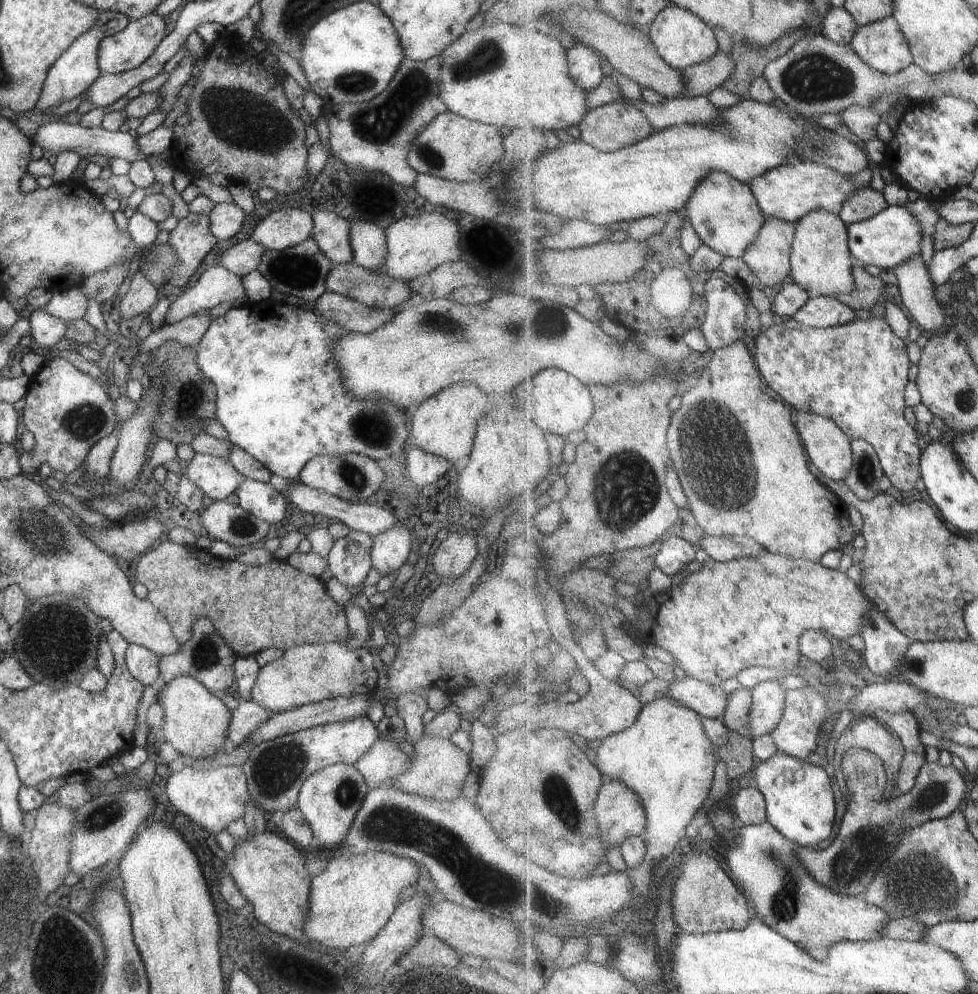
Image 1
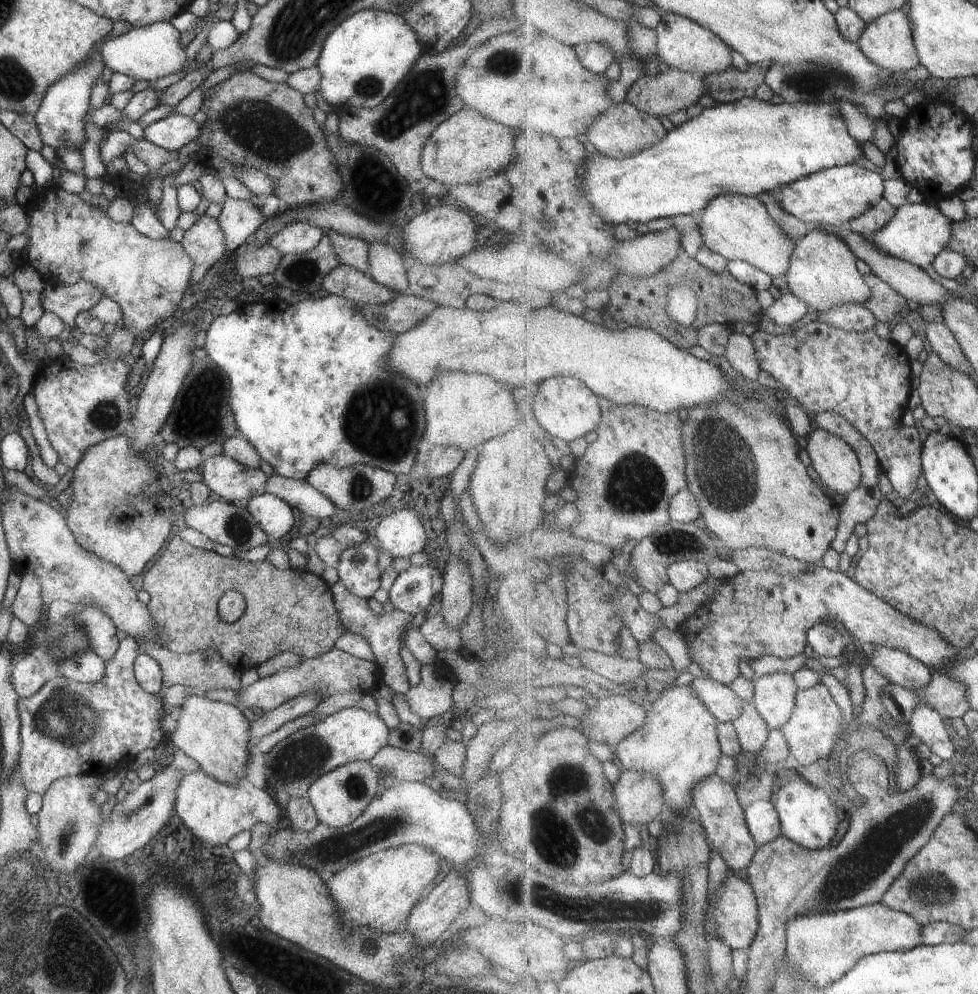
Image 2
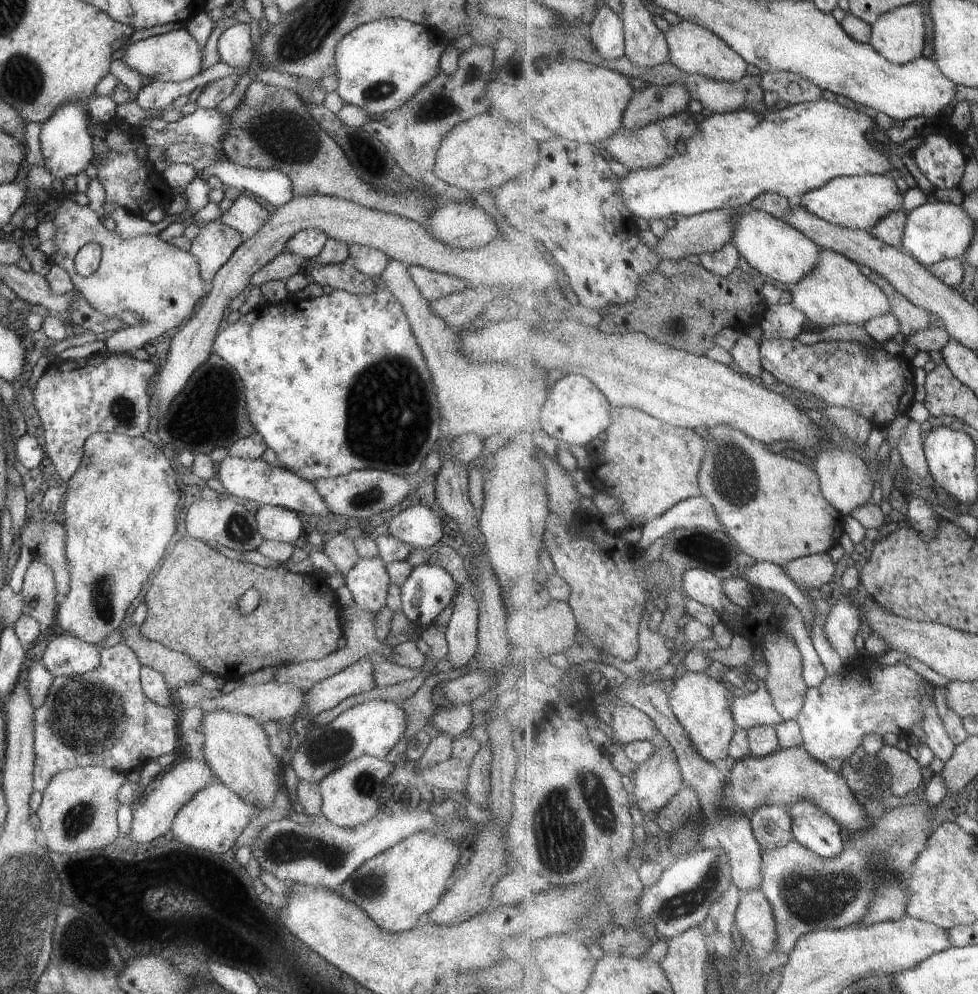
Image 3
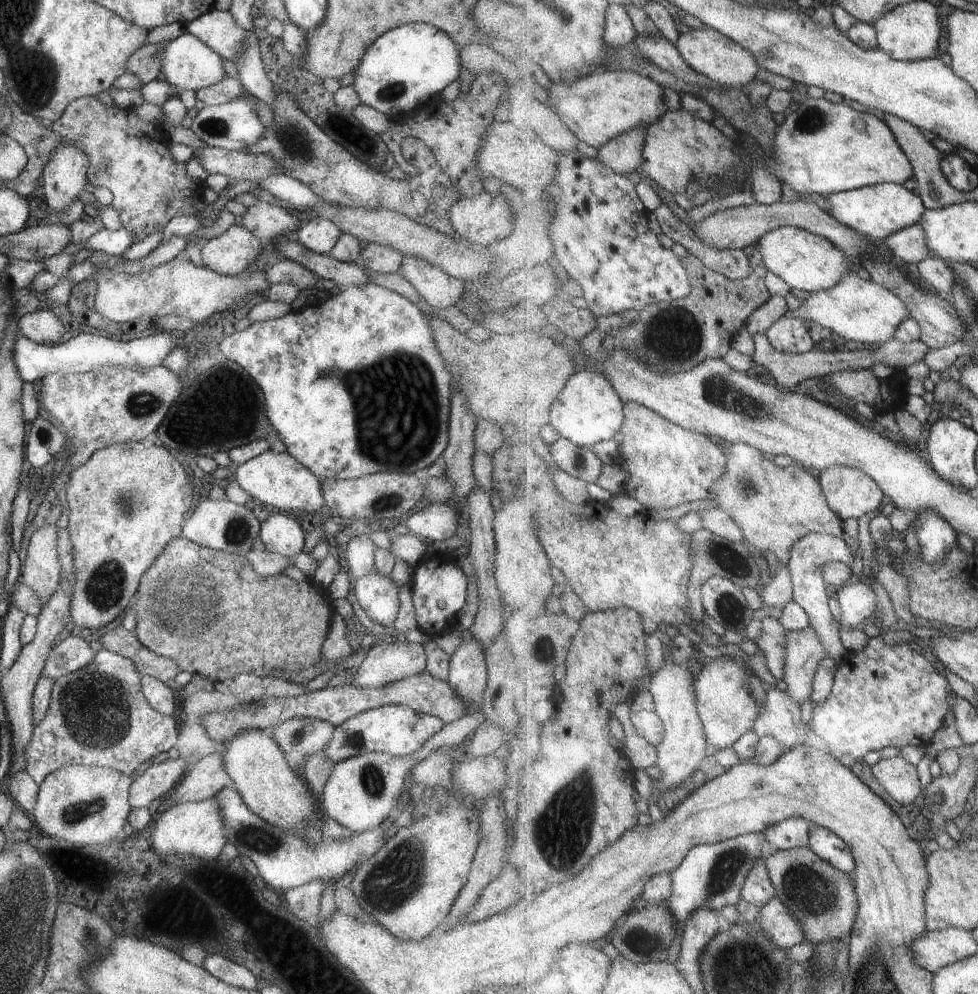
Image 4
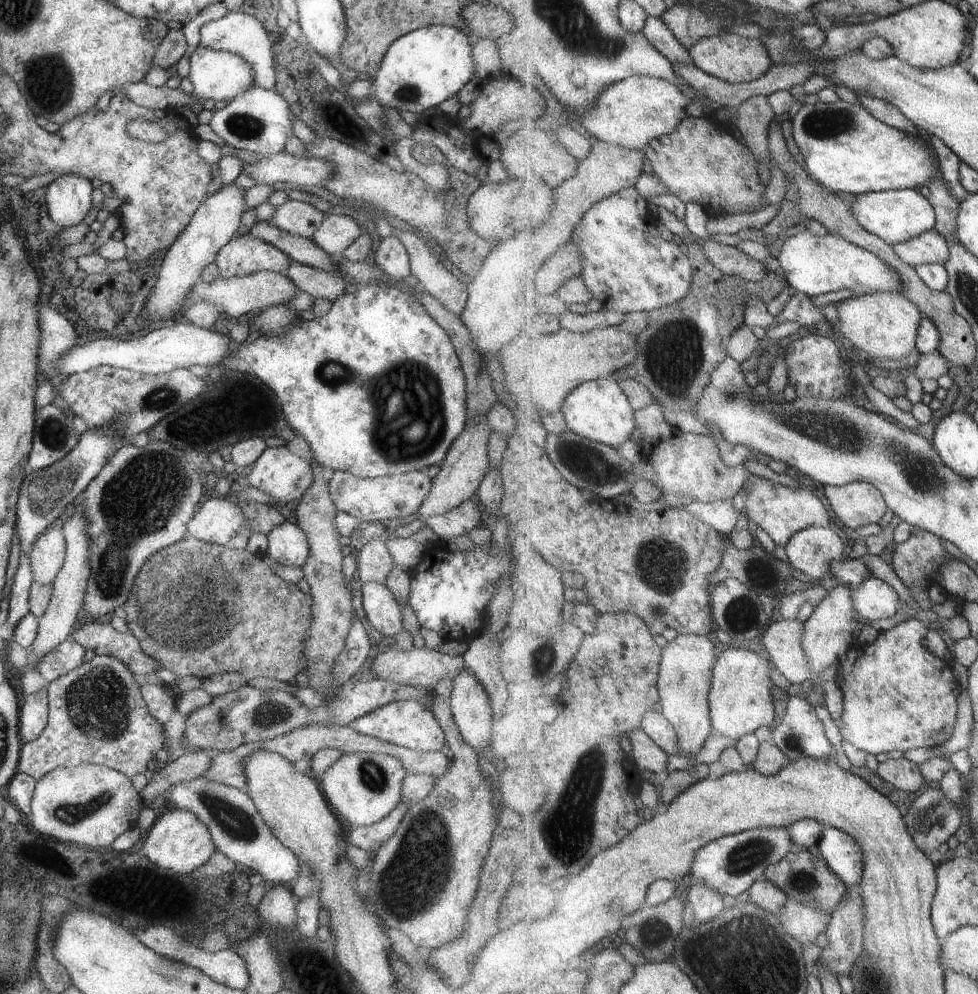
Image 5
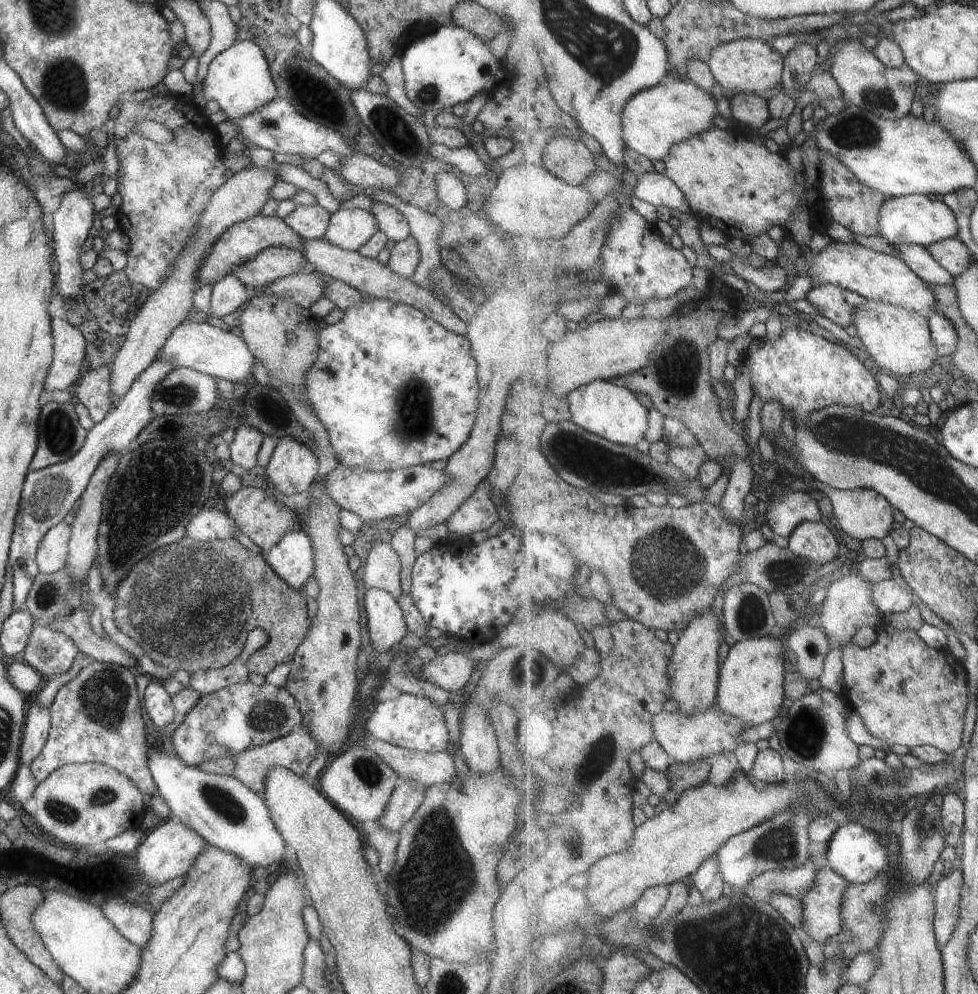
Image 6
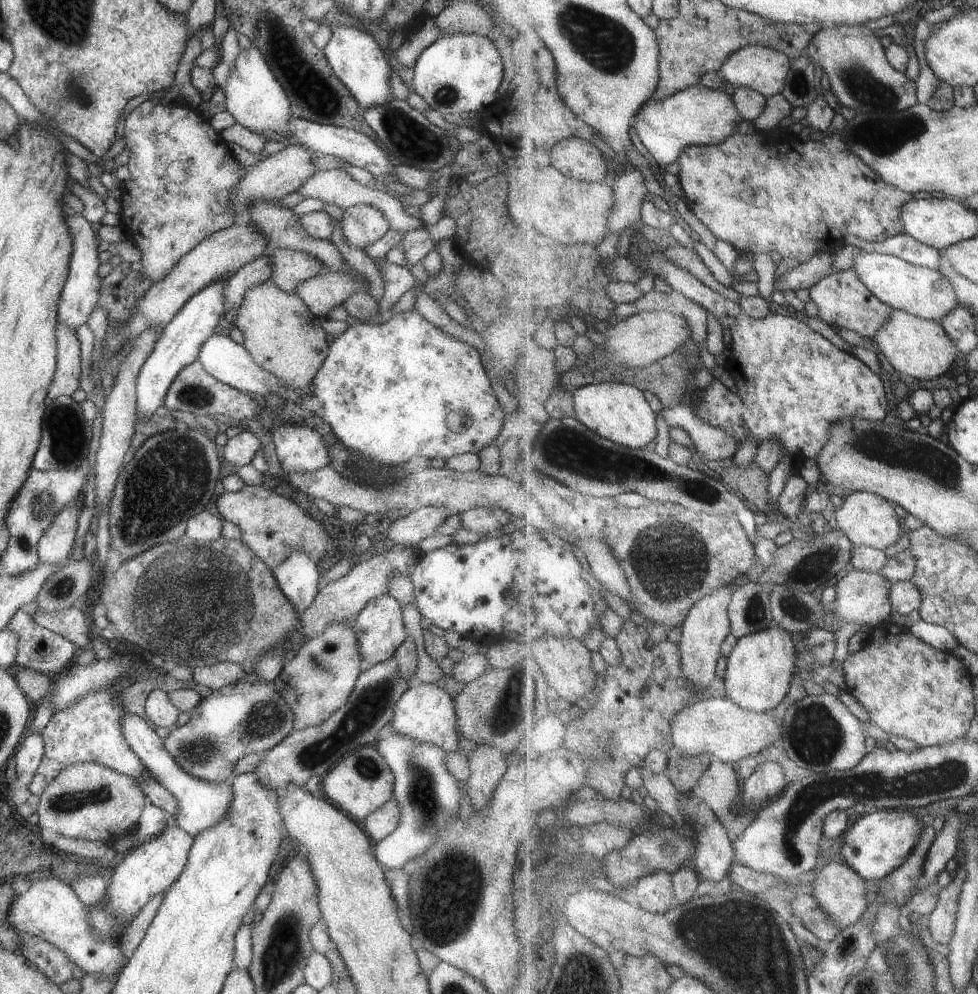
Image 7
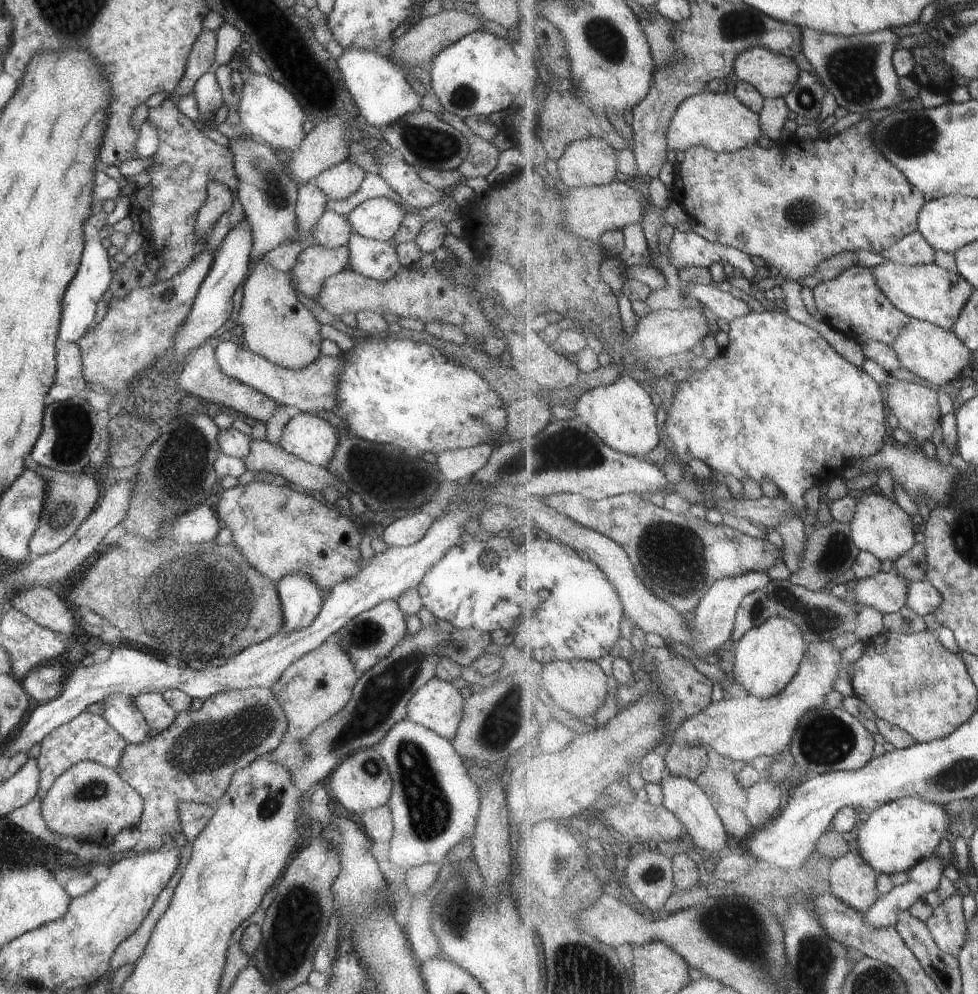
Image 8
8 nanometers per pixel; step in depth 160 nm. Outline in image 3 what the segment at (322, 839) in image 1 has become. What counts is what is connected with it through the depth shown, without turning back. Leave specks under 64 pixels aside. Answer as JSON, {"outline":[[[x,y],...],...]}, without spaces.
{"outline":[[[359,756],[340,768],[327,774],[317,784],[321,796],[320,815],[330,824],[340,828],[354,828],[357,824],[367,822],[381,808],[383,778],[392,772],[394,764],[373,756]]]}

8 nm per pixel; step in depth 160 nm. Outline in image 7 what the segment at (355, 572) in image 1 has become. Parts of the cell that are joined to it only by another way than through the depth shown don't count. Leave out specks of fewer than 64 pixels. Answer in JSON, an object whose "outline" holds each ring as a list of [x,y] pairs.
{"outline":[[[383,594],[371,599],[353,618],[350,627],[354,632],[358,655],[361,660],[363,659],[371,665],[387,660],[399,644],[407,638],[407,630],[403,627],[403,621],[401,621],[402,609],[392,596]]]}

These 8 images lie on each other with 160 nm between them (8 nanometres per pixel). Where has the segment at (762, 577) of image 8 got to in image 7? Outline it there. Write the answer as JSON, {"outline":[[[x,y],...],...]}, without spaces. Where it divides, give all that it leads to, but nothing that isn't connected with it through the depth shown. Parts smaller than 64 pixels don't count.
{"outline":[[[737,583],[725,585],[718,591],[713,591],[709,596],[705,596],[688,614],[688,618],[682,627],[682,635],[679,641],[681,647],[682,659],[684,660],[684,669],[688,677],[702,690],[710,688],[715,682],[715,670],[717,662],[721,656],[721,646],[725,638],[732,634],[732,622],[729,618],[729,607],[732,604],[732,596],[736,594],[739,588]]]}

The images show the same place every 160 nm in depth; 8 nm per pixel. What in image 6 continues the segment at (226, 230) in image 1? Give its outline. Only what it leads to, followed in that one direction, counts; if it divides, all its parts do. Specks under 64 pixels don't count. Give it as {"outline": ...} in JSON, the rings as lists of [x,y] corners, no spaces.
{"outline":[[[314,204],[313,206],[295,206],[283,223],[301,239],[315,240],[323,236],[329,224],[329,212]]]}

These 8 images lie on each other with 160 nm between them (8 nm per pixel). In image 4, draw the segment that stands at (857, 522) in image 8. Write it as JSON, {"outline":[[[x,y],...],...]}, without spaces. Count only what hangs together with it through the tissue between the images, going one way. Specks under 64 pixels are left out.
{"outline":[[[831,466],[818,477],[829,507],[843,521],[859,520],[865,514],[878,513],[883,504],[883,490],[863,470]]]}

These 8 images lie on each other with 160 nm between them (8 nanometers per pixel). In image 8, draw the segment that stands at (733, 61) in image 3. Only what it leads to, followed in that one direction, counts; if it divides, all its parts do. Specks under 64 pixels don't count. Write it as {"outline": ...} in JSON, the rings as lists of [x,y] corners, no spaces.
{"outline":[[[755,46],[738,55],[735,65],[734,78],[755,86],[765,99],[785,98],[802,71],[790,57]]]}

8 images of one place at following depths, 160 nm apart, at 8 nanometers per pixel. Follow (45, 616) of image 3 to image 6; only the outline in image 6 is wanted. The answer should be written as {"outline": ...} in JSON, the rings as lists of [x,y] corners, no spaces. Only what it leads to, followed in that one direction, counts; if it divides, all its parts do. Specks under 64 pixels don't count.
{"outline":[[[63,521],[45,532],[39,542],[34,559],[38,573],[51,574],[64,568],[68,539],[69,525],[64,524]]]}

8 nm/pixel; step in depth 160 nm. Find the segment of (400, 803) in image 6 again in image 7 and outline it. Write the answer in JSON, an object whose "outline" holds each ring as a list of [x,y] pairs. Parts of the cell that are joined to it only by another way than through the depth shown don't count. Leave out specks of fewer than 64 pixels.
{"outline":[[[392,796],[371,814],[368,814],[359,824],[363,831],[369,834],[369,838],[378,841],[385,838],[397,826],[399,814],[397,801]]]}

